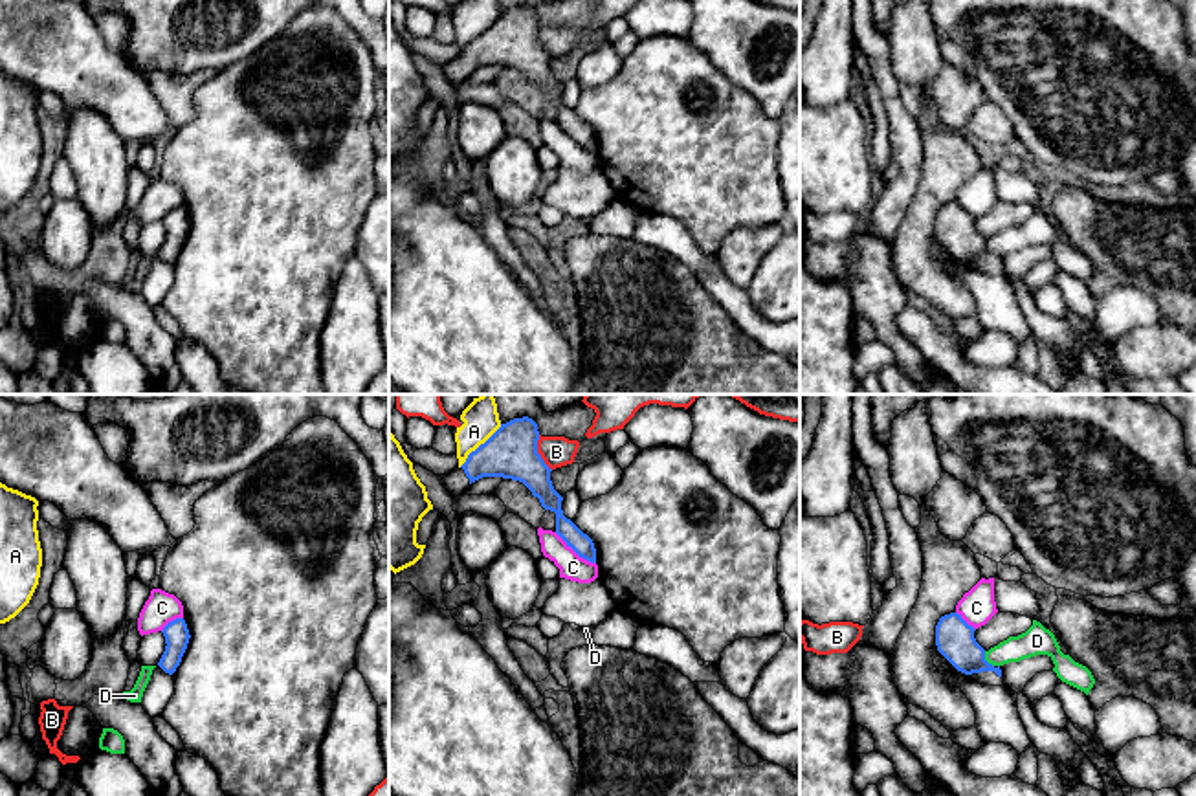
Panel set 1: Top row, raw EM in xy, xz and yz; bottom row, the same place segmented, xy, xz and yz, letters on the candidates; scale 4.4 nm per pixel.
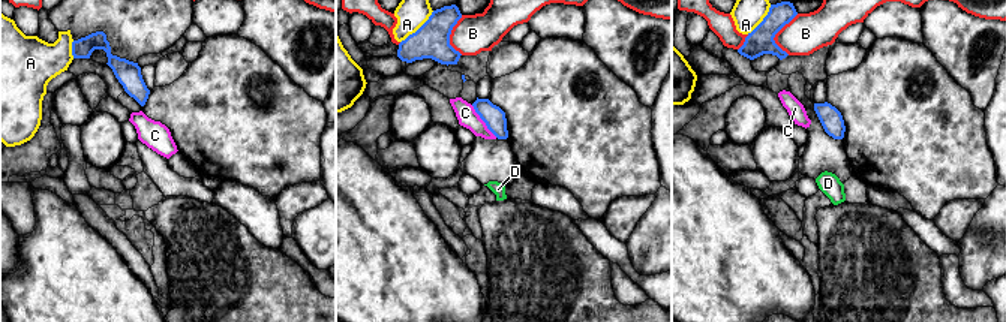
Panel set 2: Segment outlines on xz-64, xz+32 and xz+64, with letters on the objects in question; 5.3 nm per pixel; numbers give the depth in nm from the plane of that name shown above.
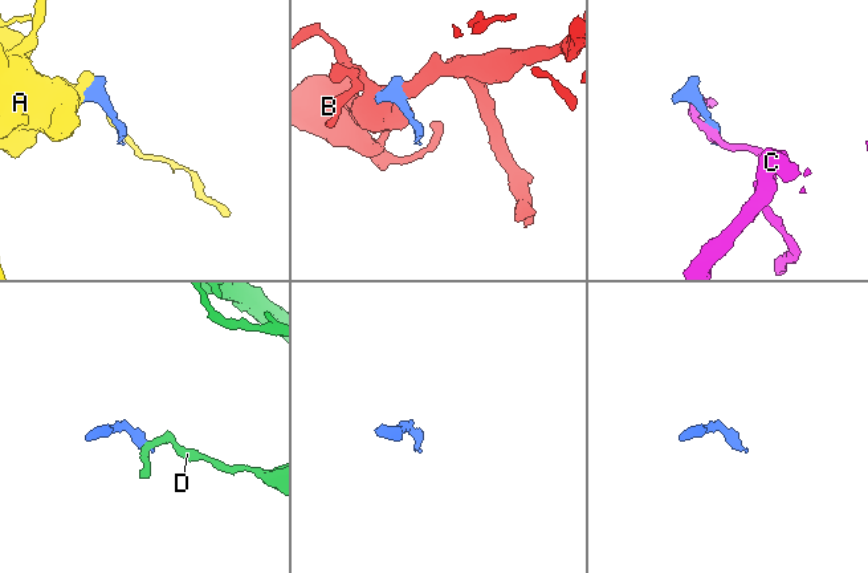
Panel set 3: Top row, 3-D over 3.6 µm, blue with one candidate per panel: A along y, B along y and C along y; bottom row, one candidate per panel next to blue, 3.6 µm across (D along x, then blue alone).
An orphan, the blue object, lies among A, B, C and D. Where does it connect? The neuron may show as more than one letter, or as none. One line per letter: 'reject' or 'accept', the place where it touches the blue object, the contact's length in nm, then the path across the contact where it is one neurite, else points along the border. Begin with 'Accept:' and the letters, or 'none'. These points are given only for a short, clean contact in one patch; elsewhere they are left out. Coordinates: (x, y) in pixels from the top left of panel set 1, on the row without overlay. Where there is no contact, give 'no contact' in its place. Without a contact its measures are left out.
Accept: none
A: reject; contact xz (481, 33); length 260 nm; border xz (501, 13), (459, 55)
B: reject; contact xz (538, 43); length 170 nm; border xz (538, 24), (538, 43), (551, 59)
C: reject; contact xz (575, 140); length 240 nm; border xz (554, 121), (580, 145), (595, 153)
D: reject; contact yz (984, 248); length 80 nm; border yz (984, 241), (984, 246), (993, 255)

